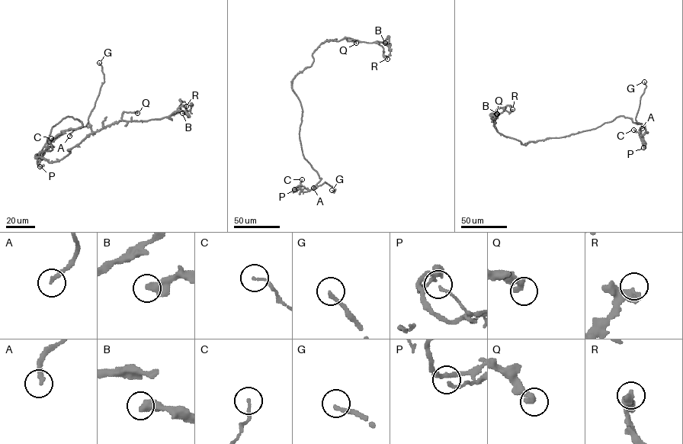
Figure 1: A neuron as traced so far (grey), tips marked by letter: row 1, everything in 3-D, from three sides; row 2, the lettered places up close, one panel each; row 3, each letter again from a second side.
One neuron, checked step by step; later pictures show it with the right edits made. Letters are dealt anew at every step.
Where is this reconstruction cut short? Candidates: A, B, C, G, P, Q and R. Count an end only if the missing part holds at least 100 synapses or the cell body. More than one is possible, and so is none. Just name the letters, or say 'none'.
G

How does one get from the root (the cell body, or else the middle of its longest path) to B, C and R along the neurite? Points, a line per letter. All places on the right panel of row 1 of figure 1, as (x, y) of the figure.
B: (548, 138), (524, 145), (506, 137), (494, 127), (492, 118), (496, 117), (496, 112), (489, 114), (496, 114)
C: (548, 138), (562, 137), (594, 129), (620, 116), (643, 124), (646, 131), (640, 135), (633, 130)
R: (548, 138), (524, 145), (500, 133), (492, 118), (496, 117), (498, 108), (510, 112), (512, 109)

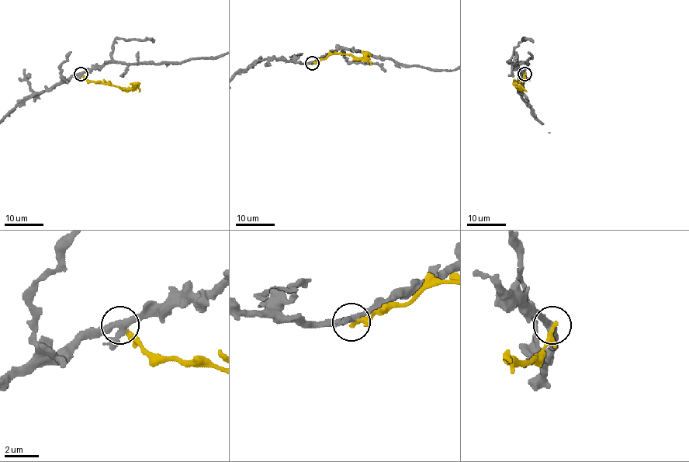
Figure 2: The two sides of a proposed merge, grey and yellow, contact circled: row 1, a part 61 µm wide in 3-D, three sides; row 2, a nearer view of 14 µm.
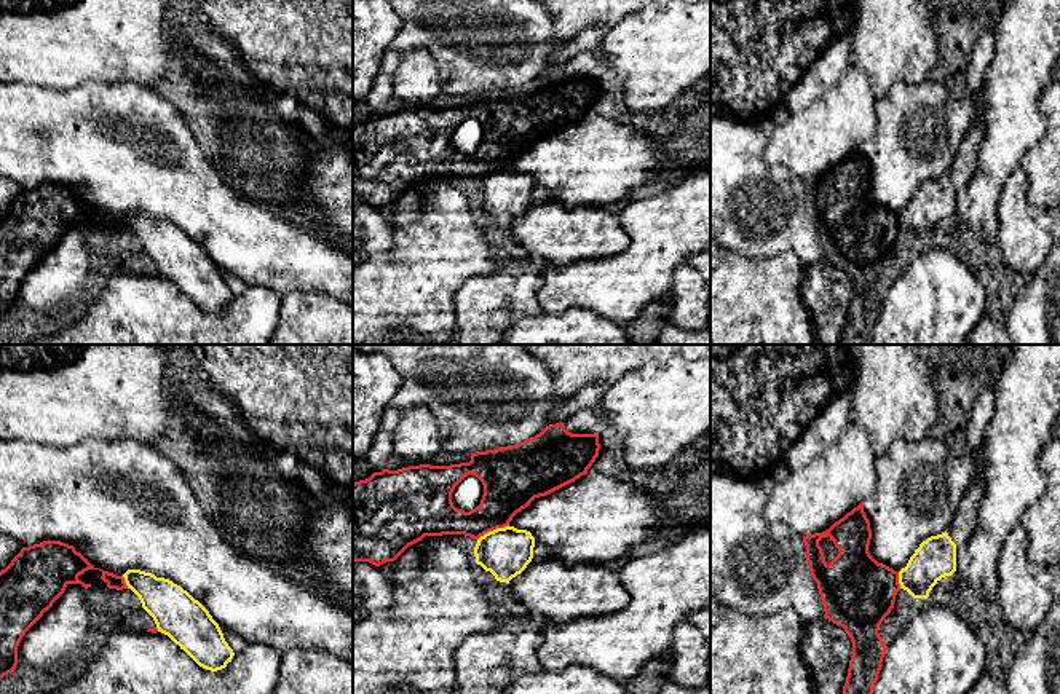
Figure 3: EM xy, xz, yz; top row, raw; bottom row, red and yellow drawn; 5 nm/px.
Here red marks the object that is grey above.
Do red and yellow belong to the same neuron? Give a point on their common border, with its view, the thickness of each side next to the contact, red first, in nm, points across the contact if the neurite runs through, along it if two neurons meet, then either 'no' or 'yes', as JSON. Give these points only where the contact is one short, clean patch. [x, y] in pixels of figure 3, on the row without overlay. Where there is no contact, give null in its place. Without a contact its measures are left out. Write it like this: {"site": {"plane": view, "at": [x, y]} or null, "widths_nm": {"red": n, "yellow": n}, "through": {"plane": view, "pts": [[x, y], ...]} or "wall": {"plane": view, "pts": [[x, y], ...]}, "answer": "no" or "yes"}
{"site": {"plane": "xz", "at": [492, 173]}, "widths_nm": {"red": 280, "yellow": 240}, "answer": "no"}

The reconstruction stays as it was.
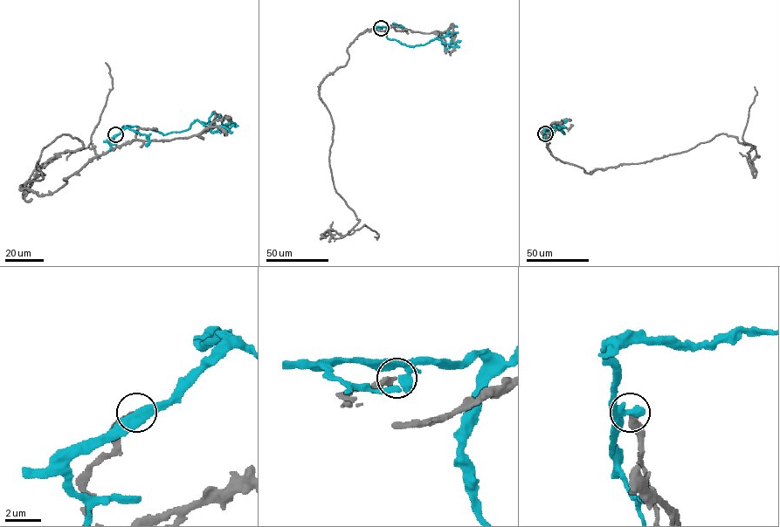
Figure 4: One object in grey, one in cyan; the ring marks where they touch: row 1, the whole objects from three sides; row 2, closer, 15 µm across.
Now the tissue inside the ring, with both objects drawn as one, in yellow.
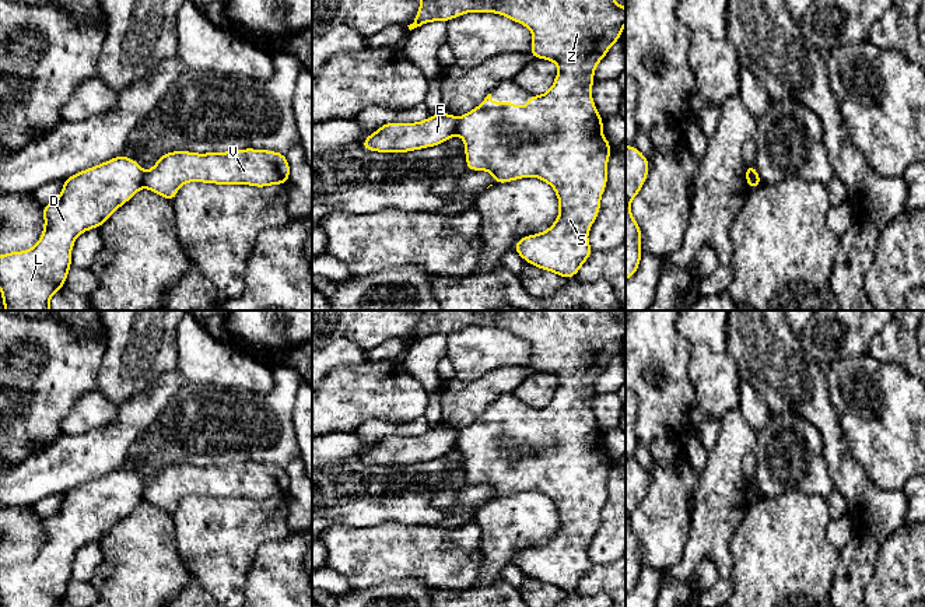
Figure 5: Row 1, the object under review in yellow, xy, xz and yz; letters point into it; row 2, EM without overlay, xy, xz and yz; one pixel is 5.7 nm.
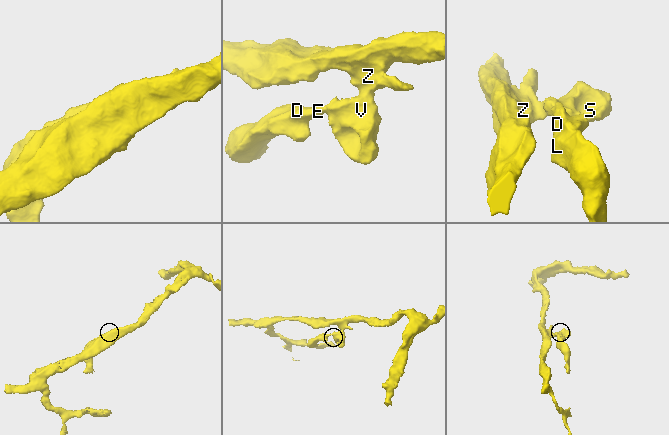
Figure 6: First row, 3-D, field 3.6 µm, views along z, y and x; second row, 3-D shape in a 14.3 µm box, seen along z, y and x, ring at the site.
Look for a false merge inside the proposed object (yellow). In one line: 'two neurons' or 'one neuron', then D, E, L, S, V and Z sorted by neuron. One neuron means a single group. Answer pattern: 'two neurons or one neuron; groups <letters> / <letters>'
two neurons; groups D E L / S V Z

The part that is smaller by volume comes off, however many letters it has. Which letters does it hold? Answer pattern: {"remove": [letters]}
{"remove": ["D", "E", "L"]}

